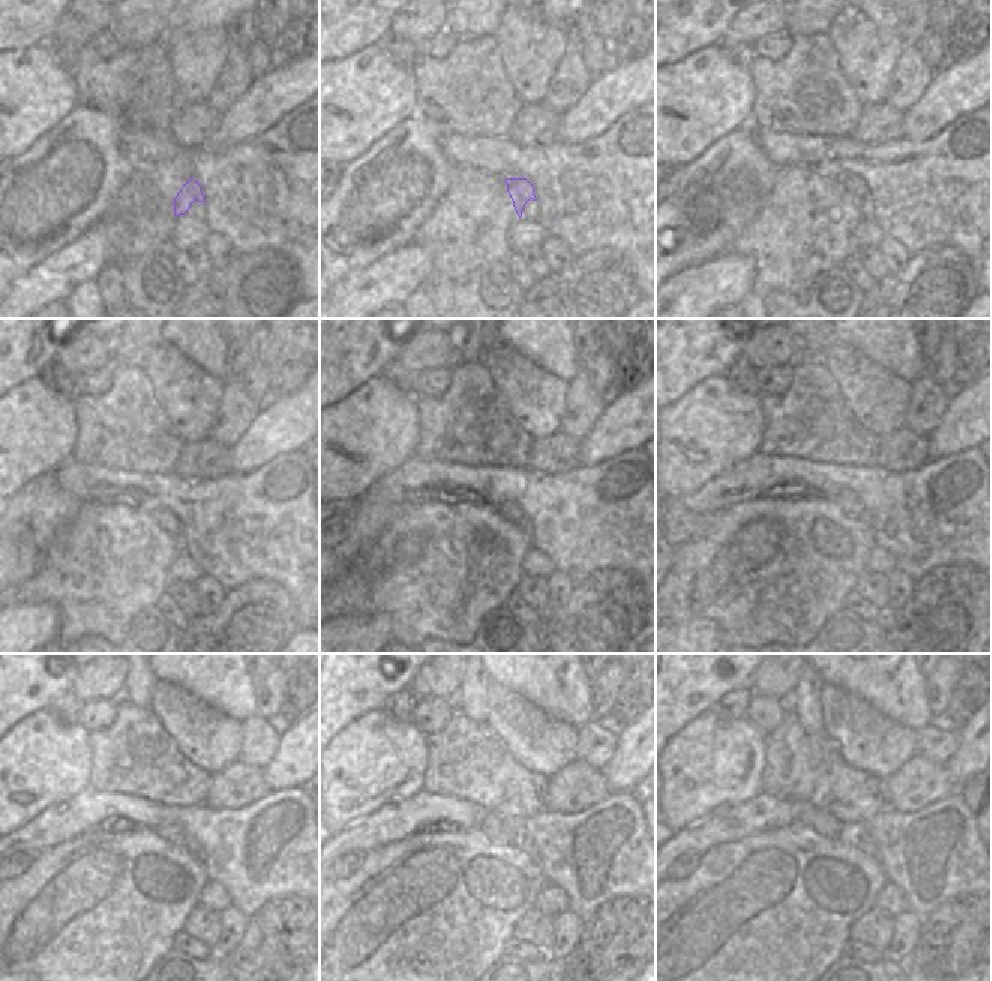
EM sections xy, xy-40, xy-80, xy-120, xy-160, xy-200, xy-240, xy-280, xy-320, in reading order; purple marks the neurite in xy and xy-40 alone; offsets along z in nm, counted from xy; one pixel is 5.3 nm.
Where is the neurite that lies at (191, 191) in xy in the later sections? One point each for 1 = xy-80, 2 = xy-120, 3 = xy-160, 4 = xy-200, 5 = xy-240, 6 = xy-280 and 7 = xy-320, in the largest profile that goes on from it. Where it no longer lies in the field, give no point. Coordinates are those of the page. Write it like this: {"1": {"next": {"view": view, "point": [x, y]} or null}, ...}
{"1": {"next": {"view": "xy-80", "point": [854, 186]}}, "2": {"next": {"view": "xy-120", "point": [164, 518]}}, "3": {"next": {"view": "xy-160", "point": [509, 512]}}, "4": {"next": {"view": "xy-200", "point": [847, 501]}}, "5": {"next": {"view": "xy-240", "point": [171, 833]}}, "6": {"next": {"view": "xy-280", "point": [497, 830]}}, "7": {"next": {"view": "xy-320", "point": [818, 821]}}}

